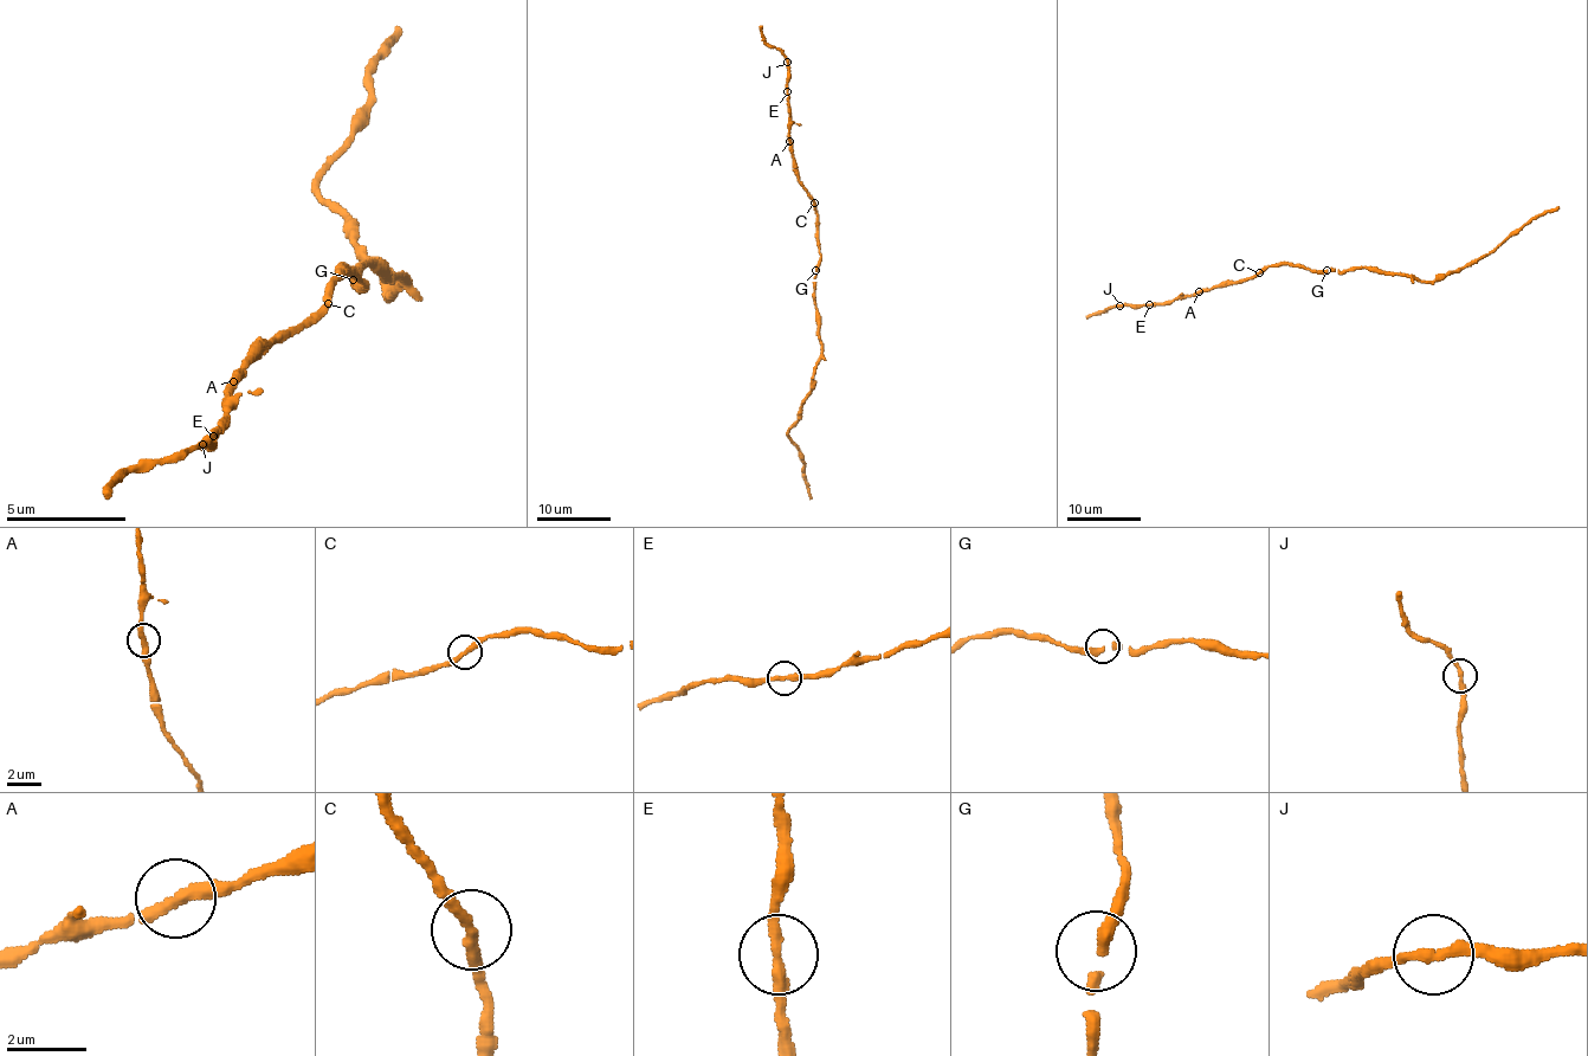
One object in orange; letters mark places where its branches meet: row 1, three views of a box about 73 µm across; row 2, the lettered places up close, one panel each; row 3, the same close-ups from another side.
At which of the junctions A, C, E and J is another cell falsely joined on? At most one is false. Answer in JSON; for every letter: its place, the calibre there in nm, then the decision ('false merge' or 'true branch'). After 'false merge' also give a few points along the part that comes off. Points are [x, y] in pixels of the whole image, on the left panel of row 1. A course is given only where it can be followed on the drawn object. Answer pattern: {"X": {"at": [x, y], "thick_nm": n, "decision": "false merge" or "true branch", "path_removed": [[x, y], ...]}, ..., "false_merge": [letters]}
{"A": {"at": [233, 381], "thick_nm": 320, "decision": "true branch"}, "C": {"at": [328, 303], "thick_nm": 280, "decision": "true branch"}, "E": {"at": [213, 436], "thick_nm": 280, "decision": "true branch"}, "J": {"at": [202, 444], "thick_nm": 280, "decision": "true branch"}, "false_merge": []}

